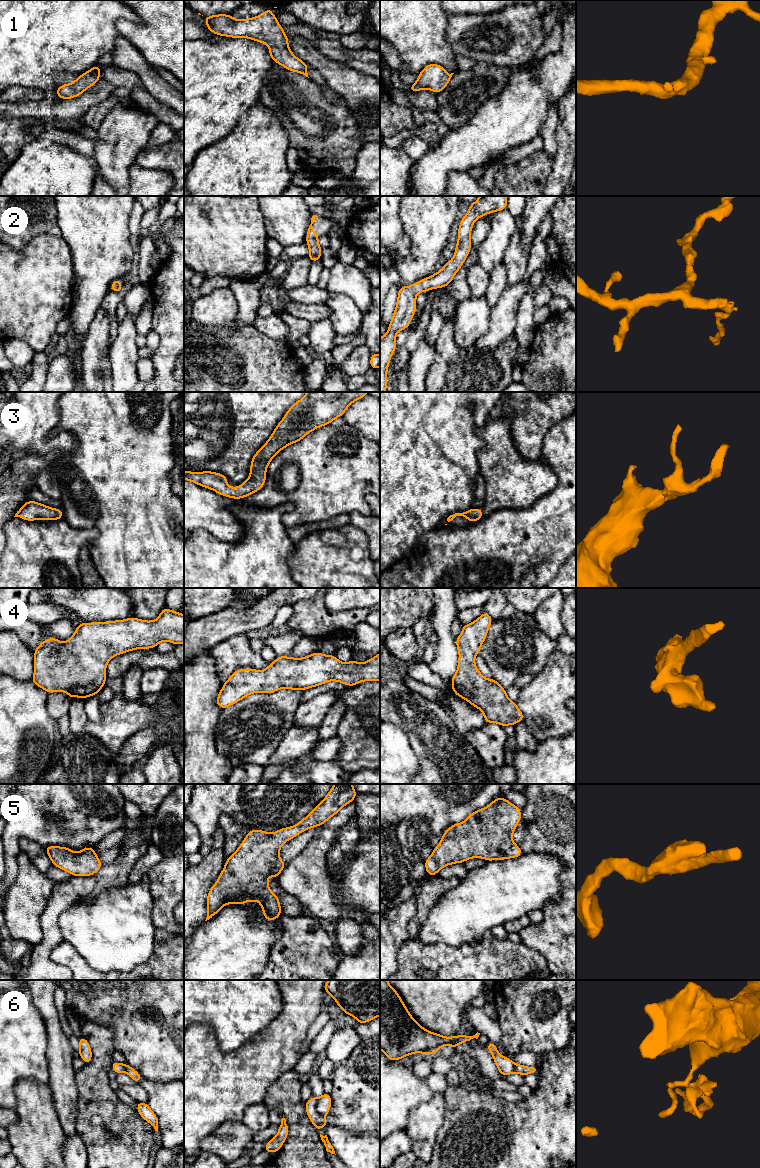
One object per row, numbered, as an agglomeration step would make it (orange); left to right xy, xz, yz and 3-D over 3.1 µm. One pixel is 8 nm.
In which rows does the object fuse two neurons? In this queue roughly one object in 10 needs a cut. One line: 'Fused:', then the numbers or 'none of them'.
Fused: none of them

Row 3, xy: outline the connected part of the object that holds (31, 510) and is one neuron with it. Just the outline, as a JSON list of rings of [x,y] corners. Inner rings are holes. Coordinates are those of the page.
[[[30,500],[21,506],[14,517],[19,517],[26,521],[36,521],[38,519],[52,521],[63,519],[63,511],[60,508],[54,509]]]

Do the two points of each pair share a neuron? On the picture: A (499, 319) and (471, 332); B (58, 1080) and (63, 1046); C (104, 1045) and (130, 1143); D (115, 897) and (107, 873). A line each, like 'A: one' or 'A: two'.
A: two
B: one
C: one
D: two

